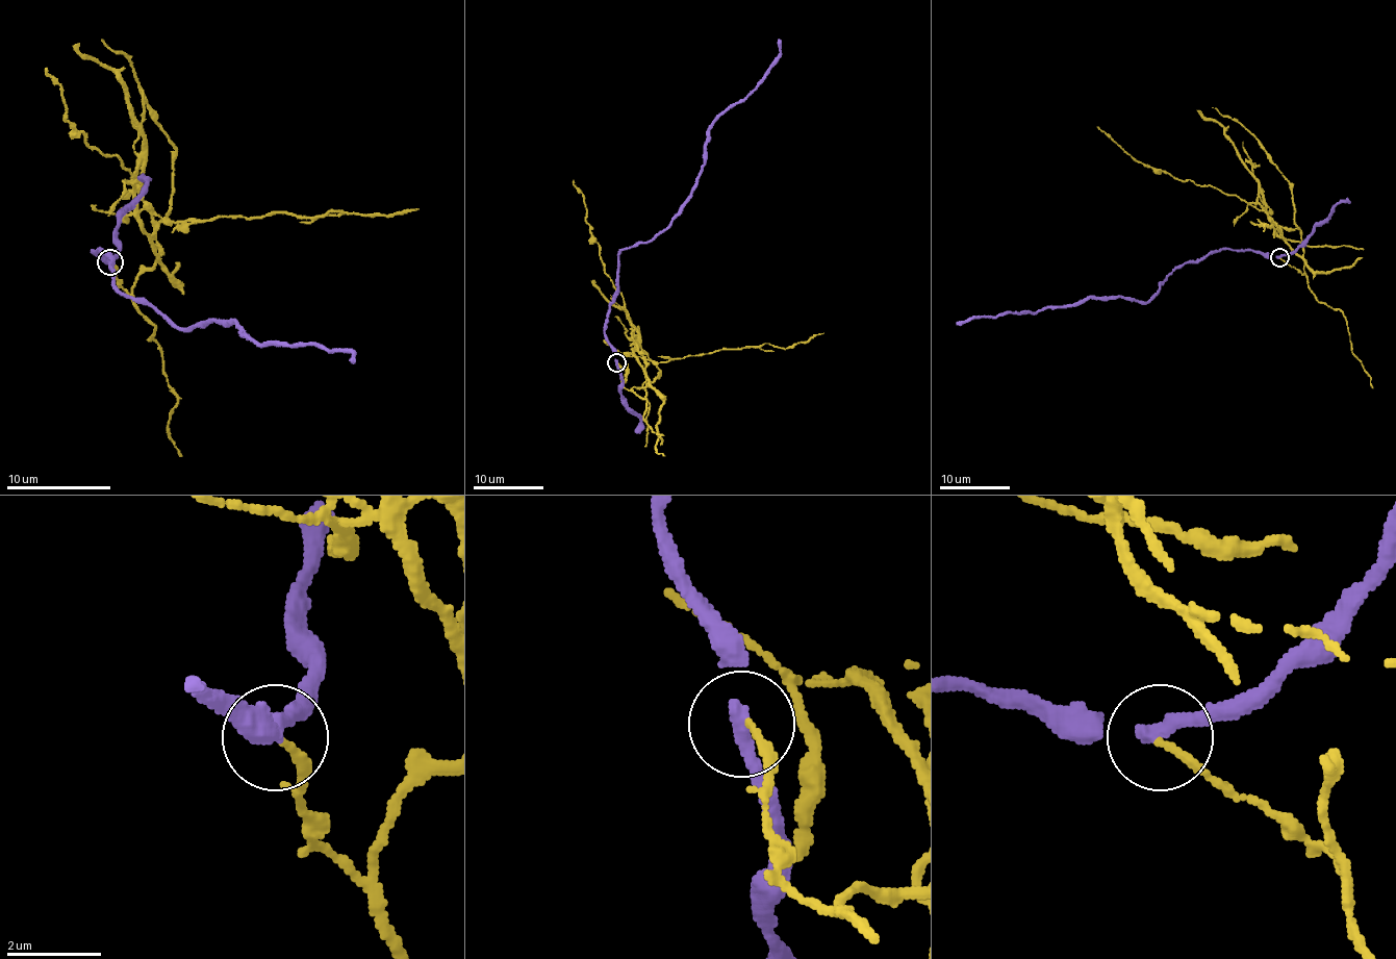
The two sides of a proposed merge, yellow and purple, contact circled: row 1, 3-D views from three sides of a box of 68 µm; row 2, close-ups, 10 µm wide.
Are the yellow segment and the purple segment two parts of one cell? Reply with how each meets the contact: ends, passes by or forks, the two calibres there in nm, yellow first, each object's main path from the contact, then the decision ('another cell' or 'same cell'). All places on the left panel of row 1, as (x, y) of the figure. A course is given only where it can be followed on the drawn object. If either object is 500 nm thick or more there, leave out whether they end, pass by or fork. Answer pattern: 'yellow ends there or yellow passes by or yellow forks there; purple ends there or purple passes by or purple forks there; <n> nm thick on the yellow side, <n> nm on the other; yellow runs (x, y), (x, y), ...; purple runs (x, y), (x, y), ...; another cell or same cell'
yellow ends there; purple passes by; 170 nm thick on the yellow side, 240 nm on the other; yellow runs (112, 261), (125, 291), (151, 267), (154, 209), (115, 154), (92, 149), (66, 118), (62, 90), (47, 69); purple runs (109, 261), (94, 251), (109, 259), (112, 282), (180, 327), (232, 322), (258, 343), (347, 351), (350, 361); another cell

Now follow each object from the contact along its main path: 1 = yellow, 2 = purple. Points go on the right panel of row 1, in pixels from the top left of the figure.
1: (1279, 257), (1305, 276), (1303, 260), (1263, 211), (1209, 185), (1181, 181), (1135, 160), (1096, 127)
2: (1279, 257), (1226, 248), (1178, 265), (1147, 301), (1091, 298), (1037, 311), (973, 317), (956, 324)

